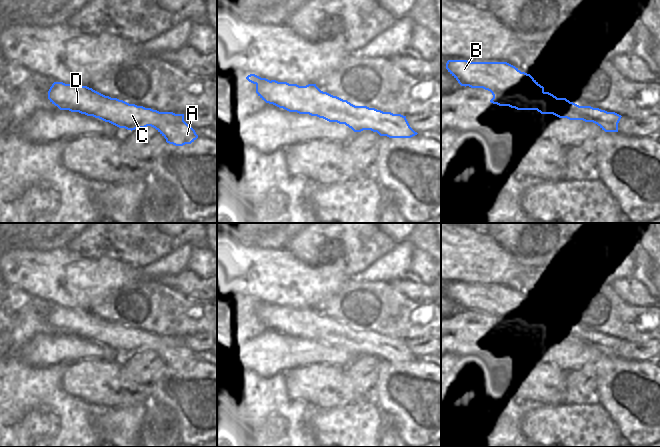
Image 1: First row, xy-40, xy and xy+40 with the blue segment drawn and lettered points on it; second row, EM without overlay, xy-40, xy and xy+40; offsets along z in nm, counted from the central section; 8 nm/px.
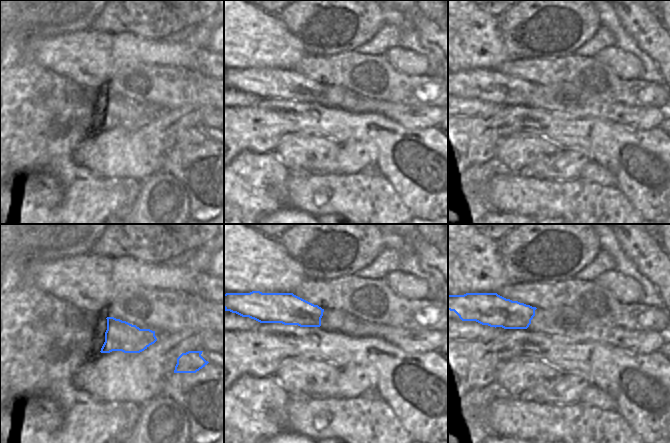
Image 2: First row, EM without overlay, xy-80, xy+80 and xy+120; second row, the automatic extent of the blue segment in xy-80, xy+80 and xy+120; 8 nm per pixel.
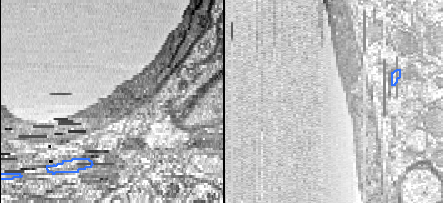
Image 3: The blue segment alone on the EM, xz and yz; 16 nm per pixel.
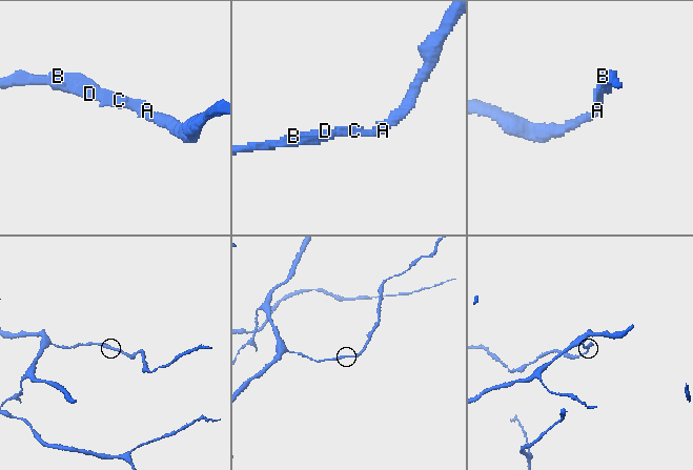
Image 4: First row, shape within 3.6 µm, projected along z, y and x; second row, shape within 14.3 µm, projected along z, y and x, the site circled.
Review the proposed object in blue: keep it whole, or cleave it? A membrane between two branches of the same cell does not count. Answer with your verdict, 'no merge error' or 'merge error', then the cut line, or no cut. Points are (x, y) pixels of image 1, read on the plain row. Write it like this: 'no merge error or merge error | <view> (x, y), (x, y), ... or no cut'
no merge error | no cut

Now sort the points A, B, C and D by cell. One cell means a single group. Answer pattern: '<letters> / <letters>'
A B C D

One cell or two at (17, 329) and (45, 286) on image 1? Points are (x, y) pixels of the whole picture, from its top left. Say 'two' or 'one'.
two

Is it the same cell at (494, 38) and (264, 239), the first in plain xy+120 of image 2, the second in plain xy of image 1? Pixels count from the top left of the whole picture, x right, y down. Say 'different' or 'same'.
different

